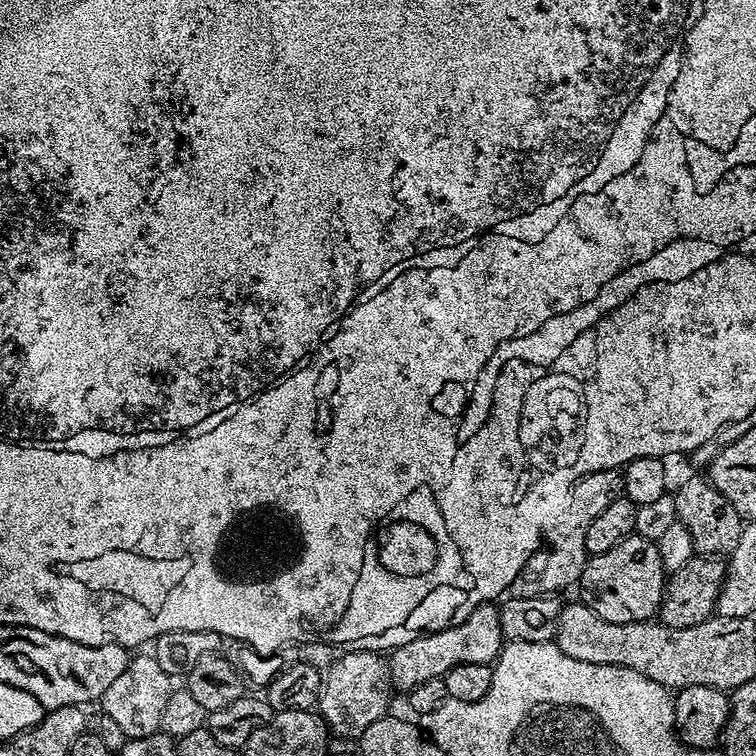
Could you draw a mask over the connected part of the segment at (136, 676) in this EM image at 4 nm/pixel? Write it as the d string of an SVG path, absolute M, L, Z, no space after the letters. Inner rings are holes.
M133 655L126 670L118 674L118 678L107 688L106 694L102 694L98 704L99 707L104 707L101 708L103 715L109 716L122 729L125 738L146 738L146 734L160 731L162 710L166 706L166 698L170 698L173 690L173 677L168 676L162 666L158 666L152 655Z

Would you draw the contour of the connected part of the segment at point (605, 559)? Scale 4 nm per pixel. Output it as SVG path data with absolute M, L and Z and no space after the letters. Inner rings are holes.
M638 535L627 536L614 550L591 557L585 564L578 581L579 599L606 622L638 624L657 615L663 598L666 573L662 558L658 558L655 543Z

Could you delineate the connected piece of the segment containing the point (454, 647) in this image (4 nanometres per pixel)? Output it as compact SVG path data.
M495 603L480 604L461 624L452 624L440 632L429 632L414 638L414 642L406 642L401 648L391 649L386 660L391 687L401 688L401 693L406 694L414 690L414 686L430 682L430 678L444 677L454 666L462 666L466 662L492 664L506 643L498 622L499 613Z

